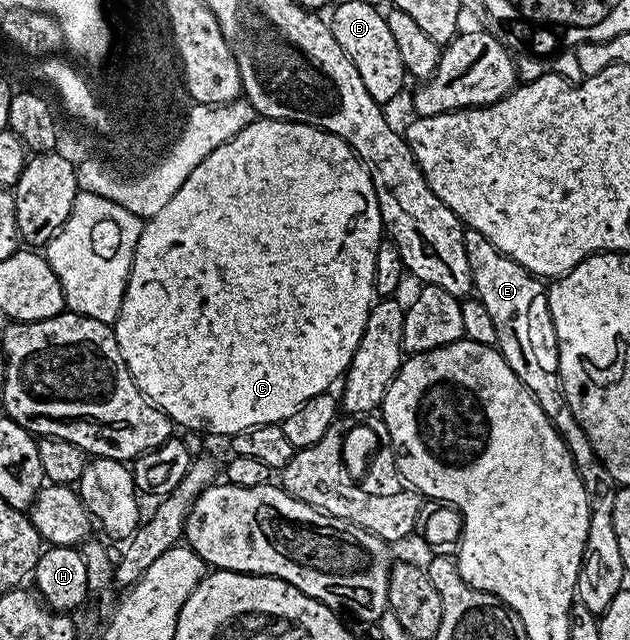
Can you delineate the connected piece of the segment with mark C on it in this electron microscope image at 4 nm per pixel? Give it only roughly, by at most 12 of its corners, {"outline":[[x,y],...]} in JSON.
{"outline":[[254,120],[144,221],[112,329],[174,425],[330,391],[369,172]]}

